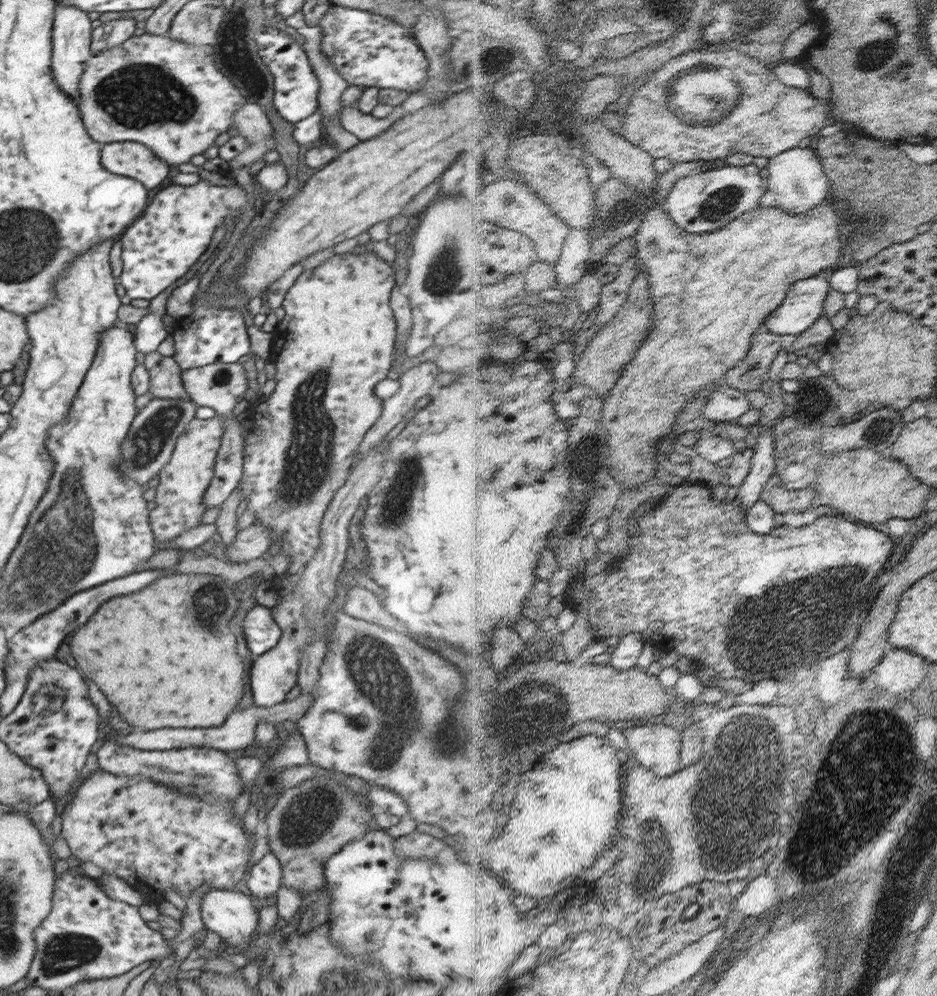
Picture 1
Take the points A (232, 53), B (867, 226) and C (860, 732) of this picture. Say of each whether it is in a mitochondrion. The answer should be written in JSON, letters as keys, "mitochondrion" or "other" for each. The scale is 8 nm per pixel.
{"A":"mitochondrion","B":"mitochondrion","C":"mitochondrion"}

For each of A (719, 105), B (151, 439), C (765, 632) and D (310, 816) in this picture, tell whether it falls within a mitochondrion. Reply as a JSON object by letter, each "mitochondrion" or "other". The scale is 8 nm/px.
{"A":"mitochondrion","B":"mitochondrion","C":"mitochondrion","D":"mitochondrion"}

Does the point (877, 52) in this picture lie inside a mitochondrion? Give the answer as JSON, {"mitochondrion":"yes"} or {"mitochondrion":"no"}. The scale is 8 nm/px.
{"mitochondrion":"yes"}

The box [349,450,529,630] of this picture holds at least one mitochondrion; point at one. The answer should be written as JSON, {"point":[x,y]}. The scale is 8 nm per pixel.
{"point":[406,474]}

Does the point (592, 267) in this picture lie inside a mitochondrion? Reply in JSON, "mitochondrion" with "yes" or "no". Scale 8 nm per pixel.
{"mitochondrion":"no"}

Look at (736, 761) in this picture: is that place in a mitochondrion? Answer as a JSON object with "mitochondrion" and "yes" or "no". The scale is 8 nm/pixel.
{"mitochondrion":"yes"}

